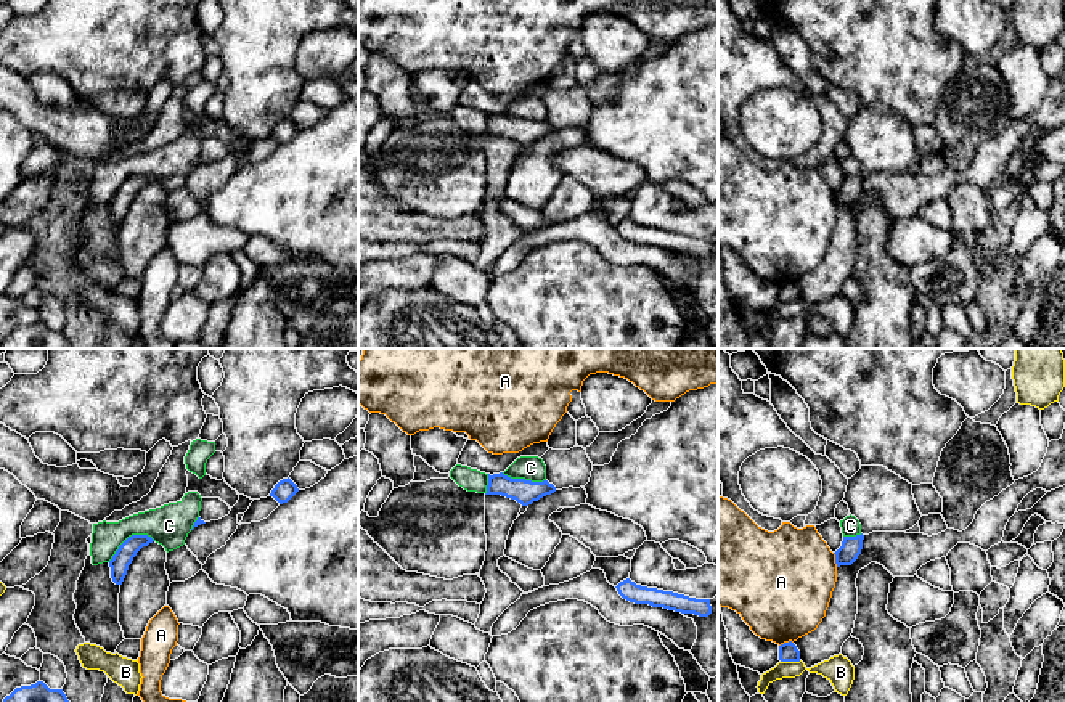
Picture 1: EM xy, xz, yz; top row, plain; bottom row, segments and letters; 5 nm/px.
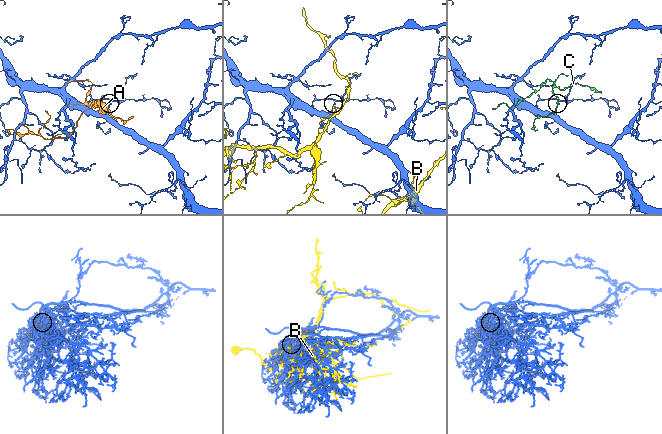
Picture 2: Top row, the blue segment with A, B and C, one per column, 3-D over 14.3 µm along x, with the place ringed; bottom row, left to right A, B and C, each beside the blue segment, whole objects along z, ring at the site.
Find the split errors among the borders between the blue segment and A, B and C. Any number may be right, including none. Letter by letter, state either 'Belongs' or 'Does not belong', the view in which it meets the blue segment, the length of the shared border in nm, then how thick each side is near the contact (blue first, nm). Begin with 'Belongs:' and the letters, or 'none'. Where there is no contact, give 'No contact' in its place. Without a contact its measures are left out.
Belongs: none
A: Does not belong. Touches blue in yz. Shared border 80 nm. Thickness 100 nm (blue) against 460 nm
B: Does not belong. Touches blue in yz. Shared border 100 nm. Thickness 100 nm (blue) against 140 nm
C: Does not belong. Touches blue in xy. Shared border 260 nm. Thickness 100 nm (blue) against 200 nm

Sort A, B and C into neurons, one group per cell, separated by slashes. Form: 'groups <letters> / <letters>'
groups A / B / C

